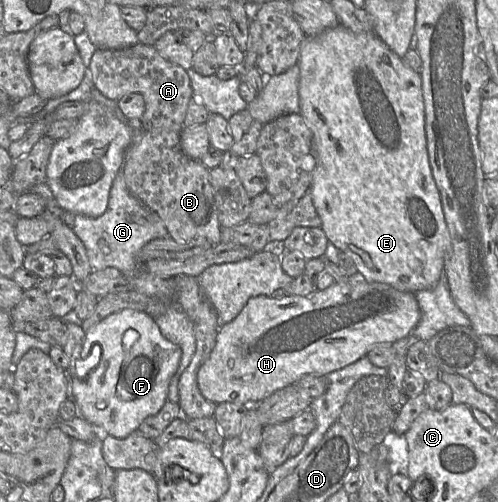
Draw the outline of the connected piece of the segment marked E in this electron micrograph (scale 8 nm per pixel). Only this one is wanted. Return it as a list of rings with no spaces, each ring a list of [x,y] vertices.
[[[339,24],[322,33],[305,37],[298,60],[300,115],[312,133],[311,154],[316,166],[312,172],[310,192],[313,205],[321,219],[321,228],[327,239],[355,263],[358,272],[369,283],[385,283],[393,288],[415,293],[433,289],[444,272],[445,257],[449,251],[450,234],[444,218],[440,193],[432,176],[425,131],[425,105],[421,73],[407,67],[403,59],[393,52],[375,33],[354,33]]]

